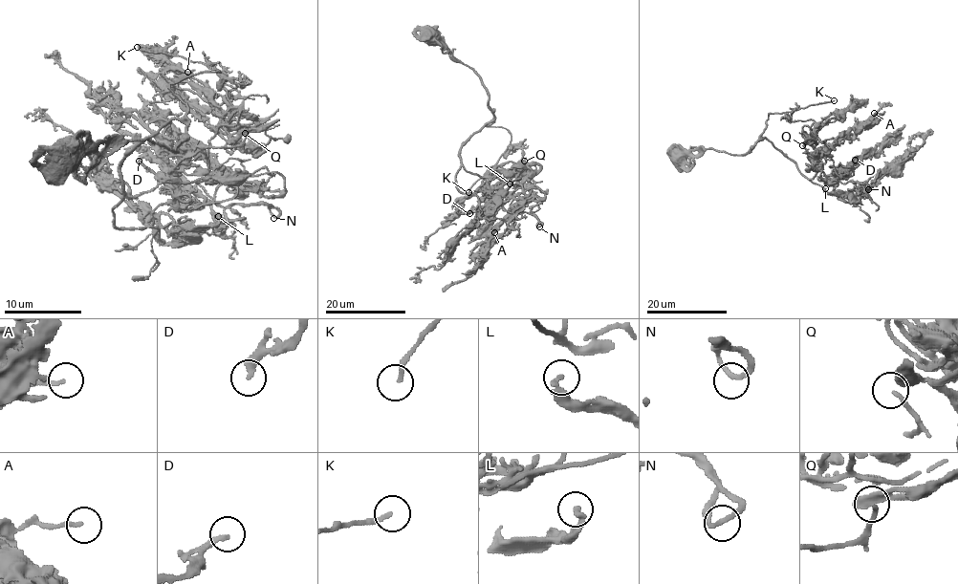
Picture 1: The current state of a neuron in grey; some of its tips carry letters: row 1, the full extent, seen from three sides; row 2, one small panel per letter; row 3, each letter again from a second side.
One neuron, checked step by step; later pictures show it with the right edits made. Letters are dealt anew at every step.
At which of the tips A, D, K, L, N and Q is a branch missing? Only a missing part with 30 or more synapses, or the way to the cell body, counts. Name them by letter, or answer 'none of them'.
K

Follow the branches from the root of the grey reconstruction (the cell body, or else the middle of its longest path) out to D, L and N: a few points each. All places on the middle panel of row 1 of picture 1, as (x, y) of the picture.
D: (431, 35), (479, 77), (493, 114), (459, 154), (458, 189), (490, 193), (469, 213)
L: (431, 35), (479, 77), (493, 114), (460, 150), (458, 189), (477, 197), (480, 214), (510, 183)
N: (431, 35), (479, 77), (493, 114), (460, 150), (458, 189), (491, 191), (507, 210), (533, 213), (539, 227)

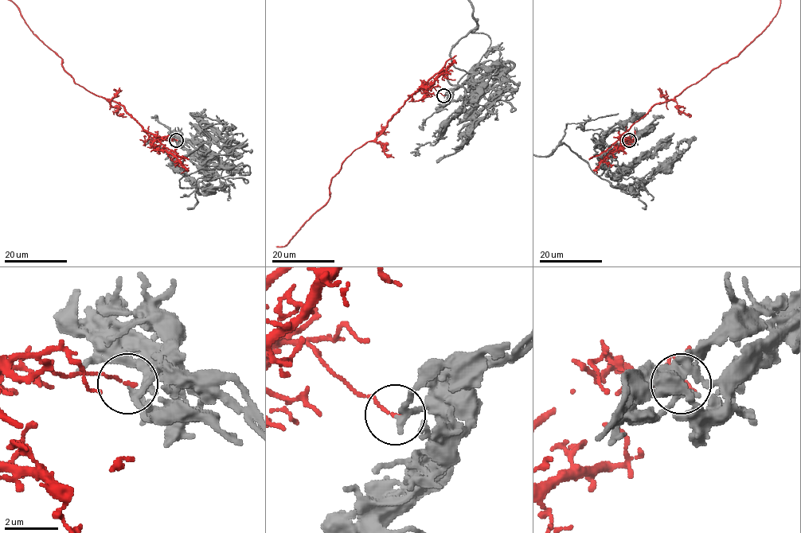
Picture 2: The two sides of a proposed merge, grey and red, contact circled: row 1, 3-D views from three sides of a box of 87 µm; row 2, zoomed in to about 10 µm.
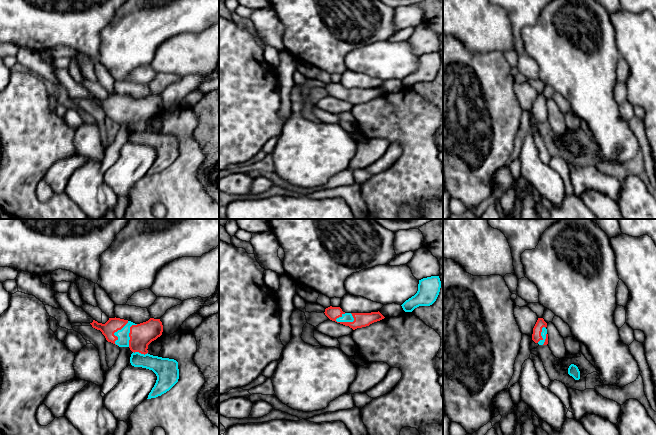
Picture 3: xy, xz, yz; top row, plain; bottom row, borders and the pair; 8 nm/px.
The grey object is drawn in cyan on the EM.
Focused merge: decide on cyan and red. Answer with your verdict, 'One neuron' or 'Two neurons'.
Two neurons

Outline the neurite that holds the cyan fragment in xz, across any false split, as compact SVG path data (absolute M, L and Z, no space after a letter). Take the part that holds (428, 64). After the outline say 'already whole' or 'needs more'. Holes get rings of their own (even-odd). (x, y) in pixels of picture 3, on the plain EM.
M431 52L419 56L417 69L406 76L401 82L405 88L412 88L419 82L432 81L440 68L441 57L439 52Z | already whole

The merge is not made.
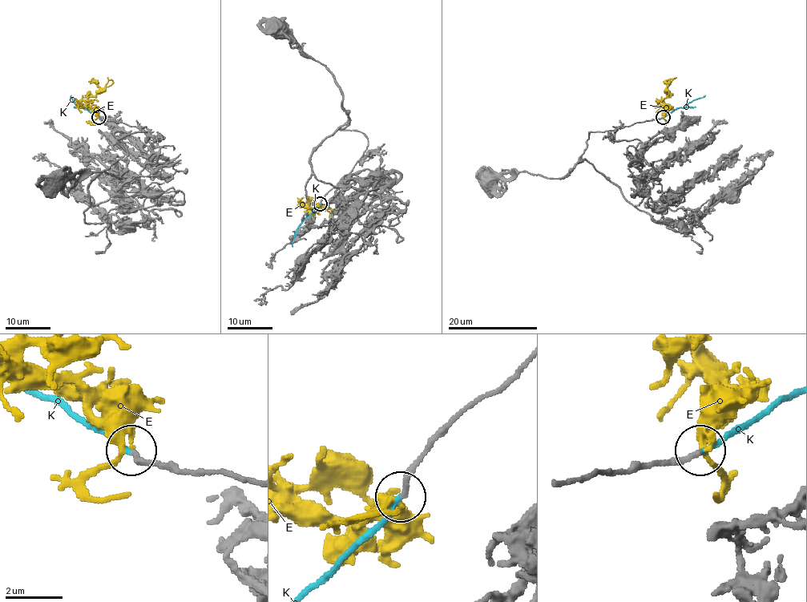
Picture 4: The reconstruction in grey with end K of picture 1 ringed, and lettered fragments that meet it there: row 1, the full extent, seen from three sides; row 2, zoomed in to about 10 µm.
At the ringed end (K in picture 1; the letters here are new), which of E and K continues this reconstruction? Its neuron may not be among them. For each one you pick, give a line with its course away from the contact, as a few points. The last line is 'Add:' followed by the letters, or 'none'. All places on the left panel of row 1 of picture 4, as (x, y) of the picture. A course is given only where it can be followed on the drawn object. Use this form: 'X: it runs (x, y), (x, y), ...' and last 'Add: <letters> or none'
K: it runs (99, 117), (77, 106), (70, 97), (71, 94)
Add: K

